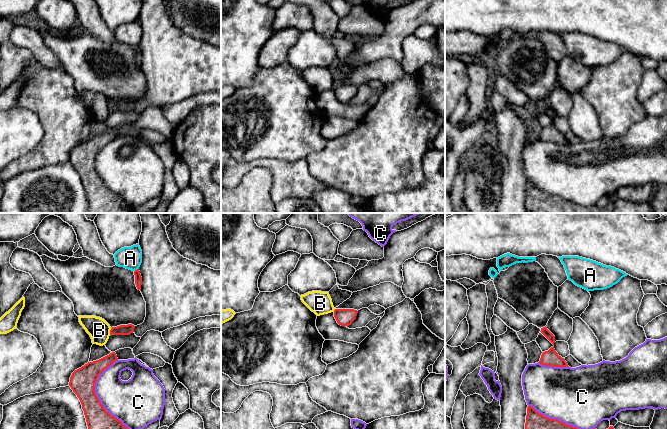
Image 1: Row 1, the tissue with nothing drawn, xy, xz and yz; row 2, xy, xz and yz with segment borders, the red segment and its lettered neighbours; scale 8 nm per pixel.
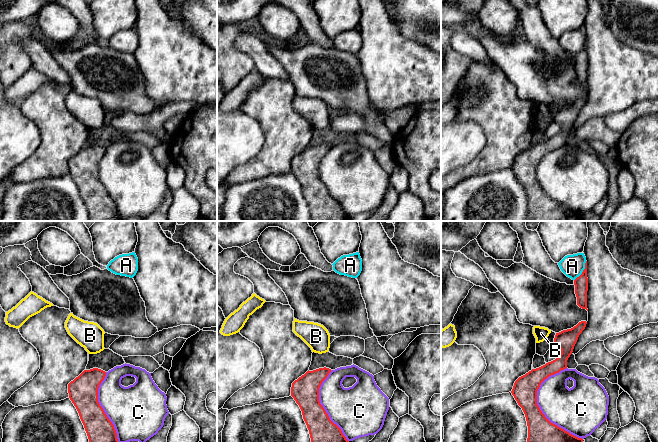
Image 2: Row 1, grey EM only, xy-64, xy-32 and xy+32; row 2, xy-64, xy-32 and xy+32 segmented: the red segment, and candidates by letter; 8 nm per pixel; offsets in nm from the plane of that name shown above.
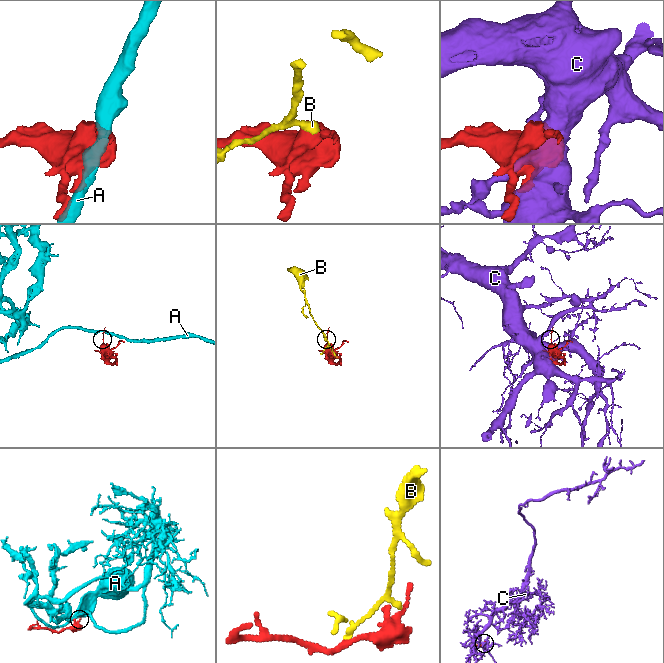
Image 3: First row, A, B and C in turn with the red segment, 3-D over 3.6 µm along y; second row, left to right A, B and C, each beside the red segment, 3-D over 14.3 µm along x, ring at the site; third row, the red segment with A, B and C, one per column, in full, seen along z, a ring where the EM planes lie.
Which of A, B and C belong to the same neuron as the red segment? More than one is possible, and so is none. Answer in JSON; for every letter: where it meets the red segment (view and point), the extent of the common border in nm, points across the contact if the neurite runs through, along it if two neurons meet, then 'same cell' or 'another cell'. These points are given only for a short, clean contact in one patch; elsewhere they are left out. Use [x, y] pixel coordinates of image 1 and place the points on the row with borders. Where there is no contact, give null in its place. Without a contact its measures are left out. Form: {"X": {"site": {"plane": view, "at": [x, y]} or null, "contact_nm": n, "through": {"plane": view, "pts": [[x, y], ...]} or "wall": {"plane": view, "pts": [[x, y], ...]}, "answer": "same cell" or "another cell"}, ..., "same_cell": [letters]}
{"A": {"site": {"plane": "xy", "at": [137, 269]}, "contact_nm": 50, "wall": {"plane": "xy", "pts": [[138, 268], [134, 271]]}, "answer": "another cell"}, "B": {"site": {"plane": "xy", "at": [110, 331]}, "contact_nm": 50, "wall": {"plane": "xy", "pts": [[111, 328], [109, 333]]}, "answer": "another cell"}, "C": {"site": {"plane": "xy", "at": [95, 395]}, "contact_nm": 550, "answer": "another cell"}, "same_cell": []}

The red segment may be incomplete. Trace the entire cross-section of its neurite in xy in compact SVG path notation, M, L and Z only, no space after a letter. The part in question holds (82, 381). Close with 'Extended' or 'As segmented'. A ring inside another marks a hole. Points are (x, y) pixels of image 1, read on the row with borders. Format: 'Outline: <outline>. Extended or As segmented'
Outline: M112 352L99 360L88 362L70 377L69 386L81 402L88 429L128 429L106 411L95 393L99 375L117 360L116 353Z. As segmented

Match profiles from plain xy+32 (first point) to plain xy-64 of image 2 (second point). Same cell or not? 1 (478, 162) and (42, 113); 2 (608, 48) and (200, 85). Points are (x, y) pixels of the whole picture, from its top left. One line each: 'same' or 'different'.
1: same
2: same

